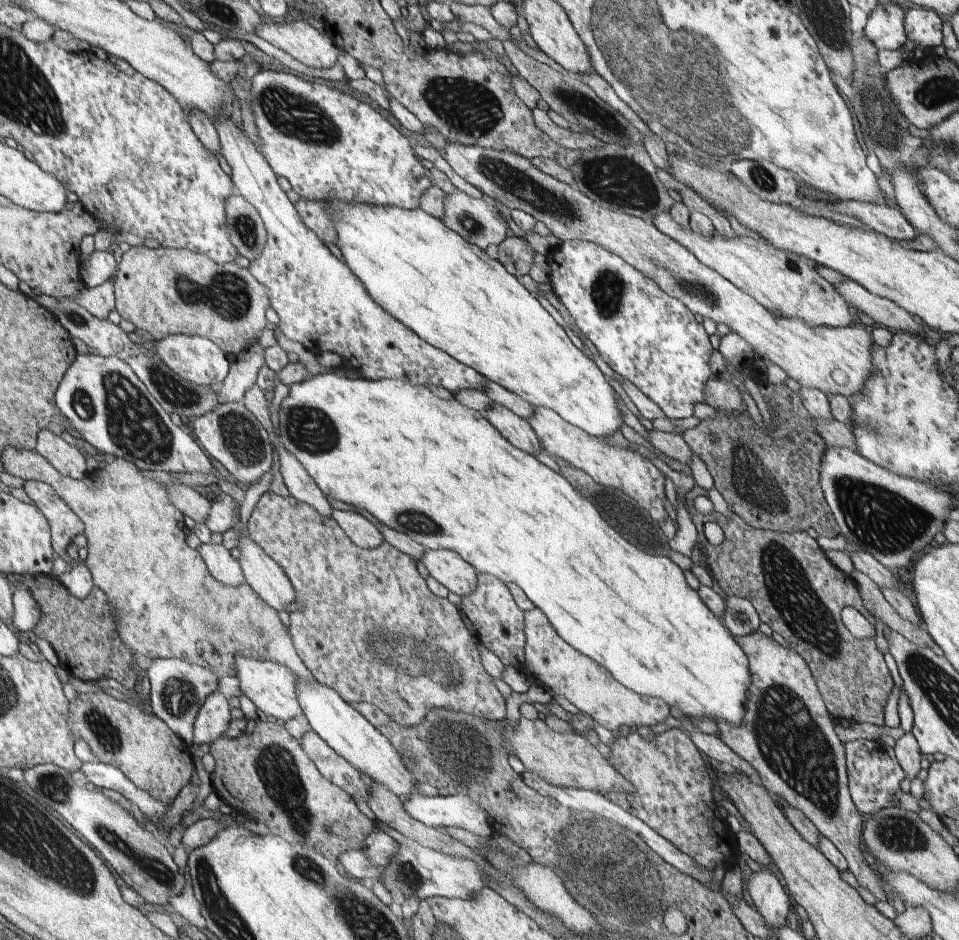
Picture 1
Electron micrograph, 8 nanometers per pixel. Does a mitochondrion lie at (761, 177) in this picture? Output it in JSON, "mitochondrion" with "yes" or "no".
{"mitochondrion":"yes"}

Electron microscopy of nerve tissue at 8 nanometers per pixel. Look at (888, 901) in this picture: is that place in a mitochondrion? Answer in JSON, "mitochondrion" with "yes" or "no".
{"mitochondrion":"no"}

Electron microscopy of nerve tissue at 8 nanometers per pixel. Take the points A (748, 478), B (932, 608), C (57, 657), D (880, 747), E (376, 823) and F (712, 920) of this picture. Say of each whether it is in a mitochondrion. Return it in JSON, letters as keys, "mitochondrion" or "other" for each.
{"A":"mitochondrion","B":"other","C":"other","D":"other","E":"other","F":"other"}

